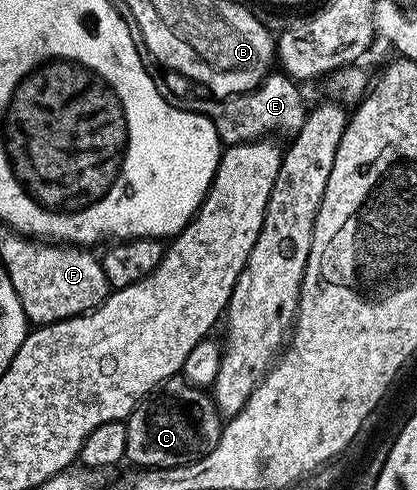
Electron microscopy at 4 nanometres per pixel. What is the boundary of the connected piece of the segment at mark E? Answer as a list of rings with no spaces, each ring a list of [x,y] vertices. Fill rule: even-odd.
[[[270,73],[253,91],[245,95],[234,95],[228,100],[229,111],[208,112],[208,117],[215,125],[217,136],[222,144],[249,143],[253,140],[264,140],[278,131],[284,137],[292,136],[303,125],[307,114],[305,99],[296,82],[284,73]]]

